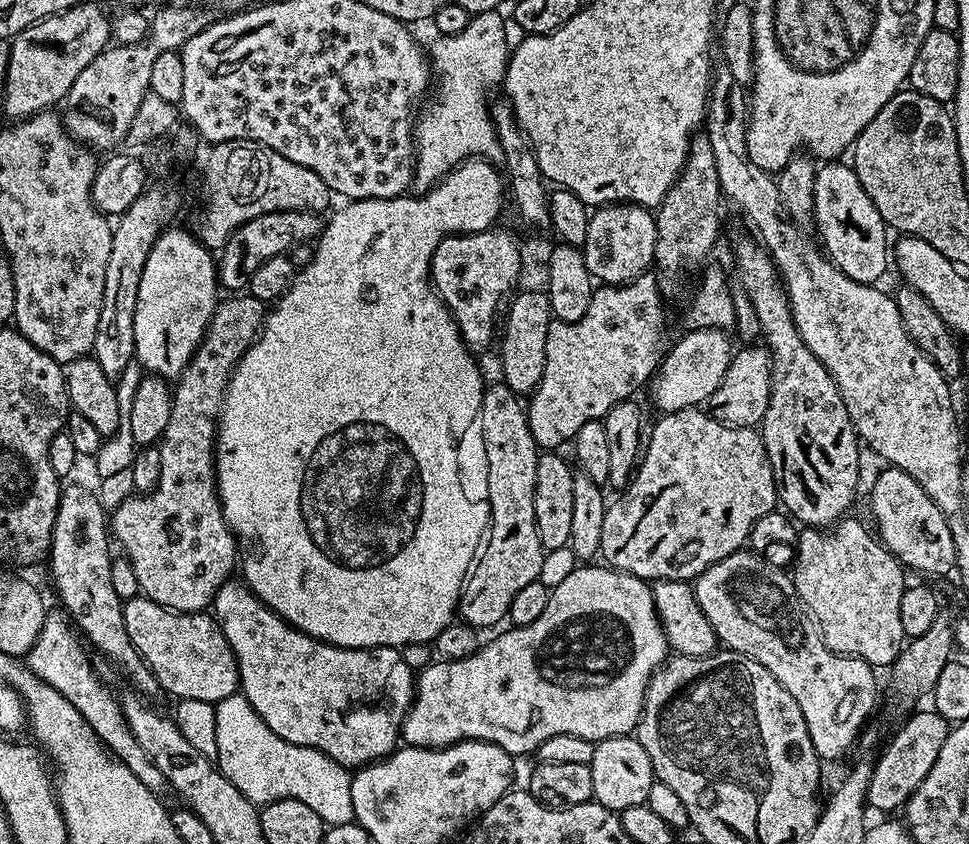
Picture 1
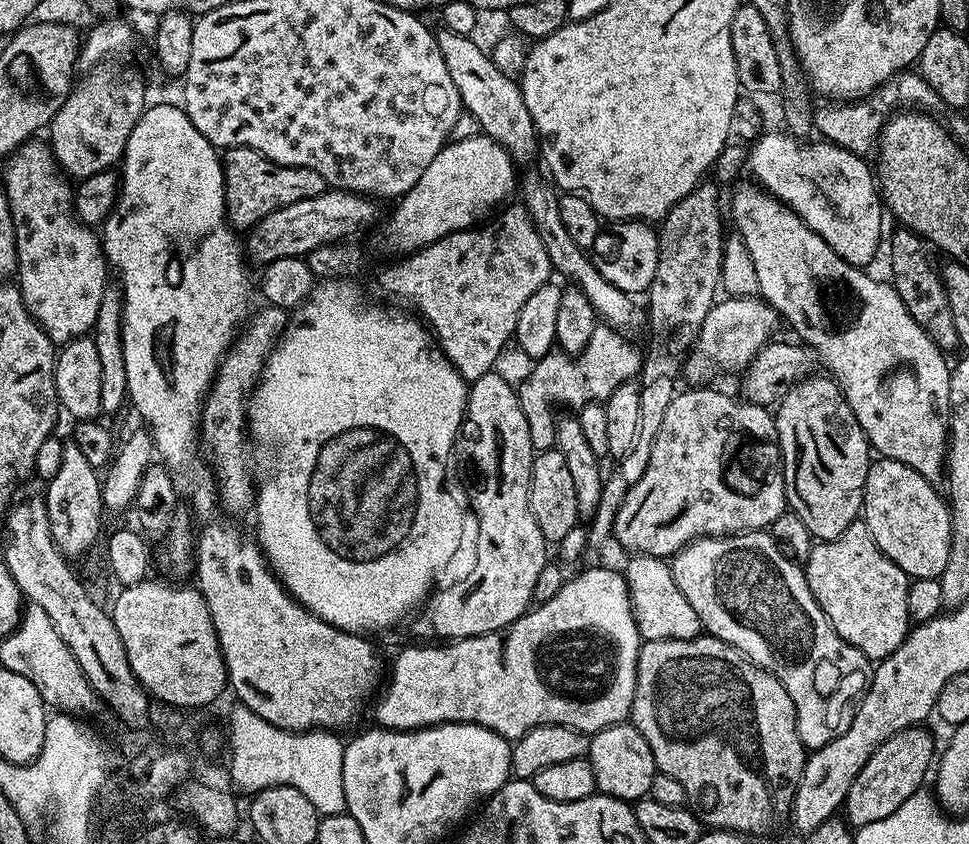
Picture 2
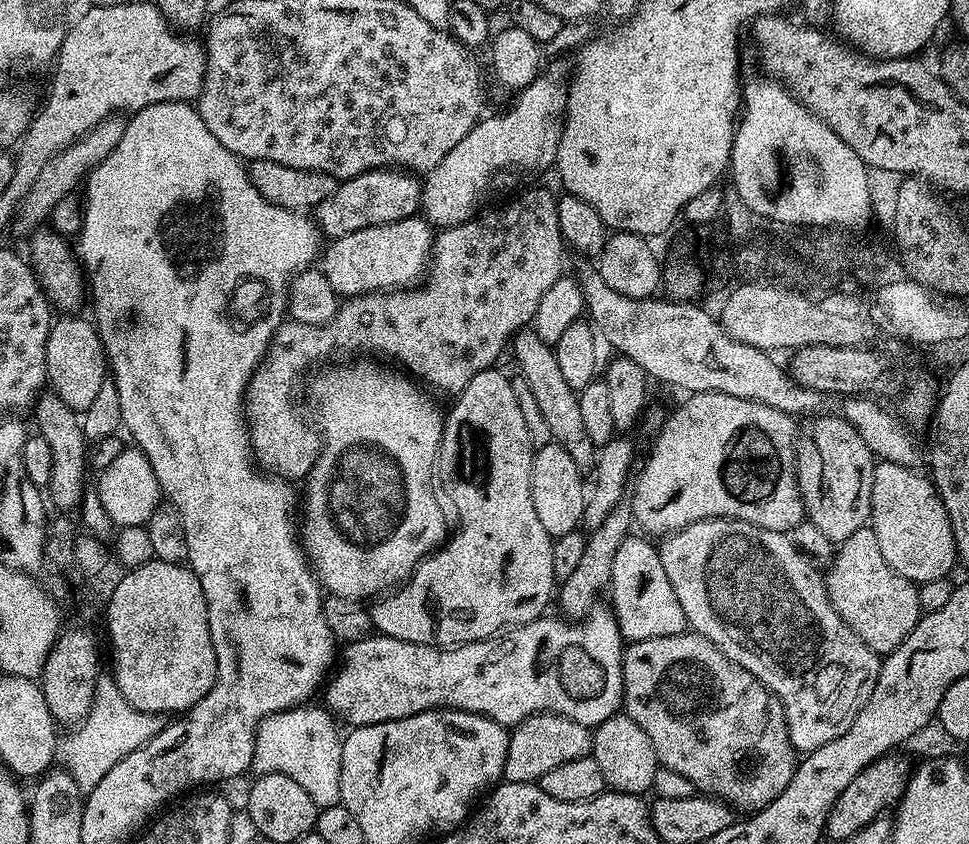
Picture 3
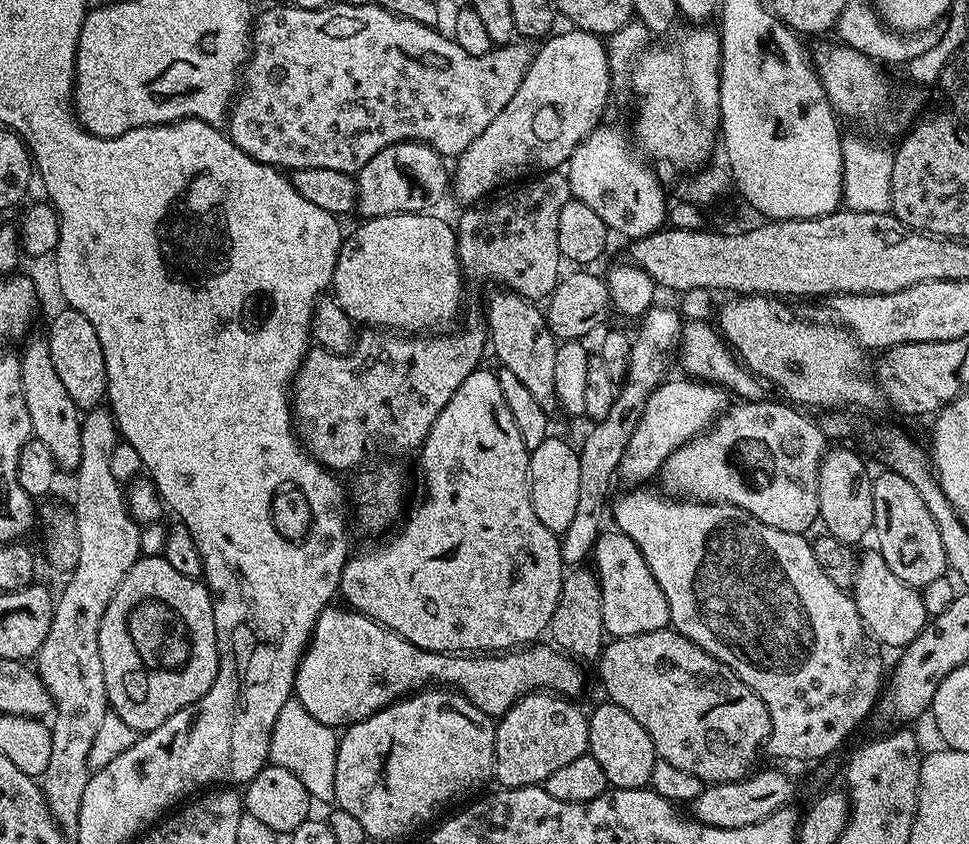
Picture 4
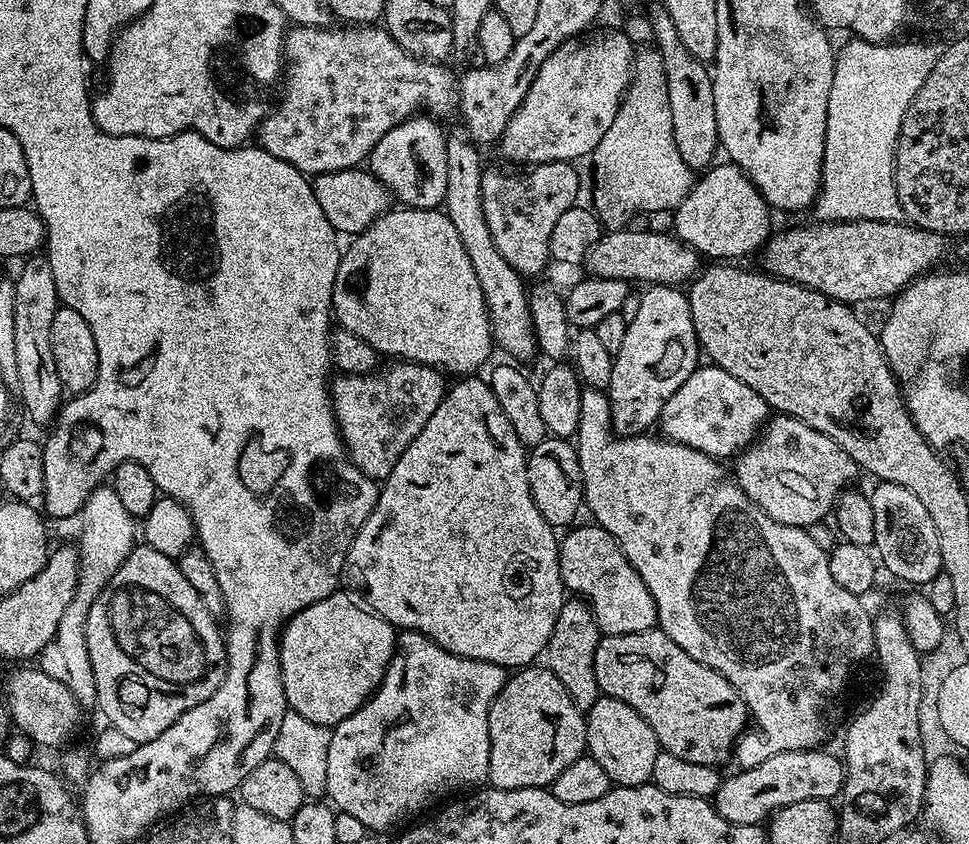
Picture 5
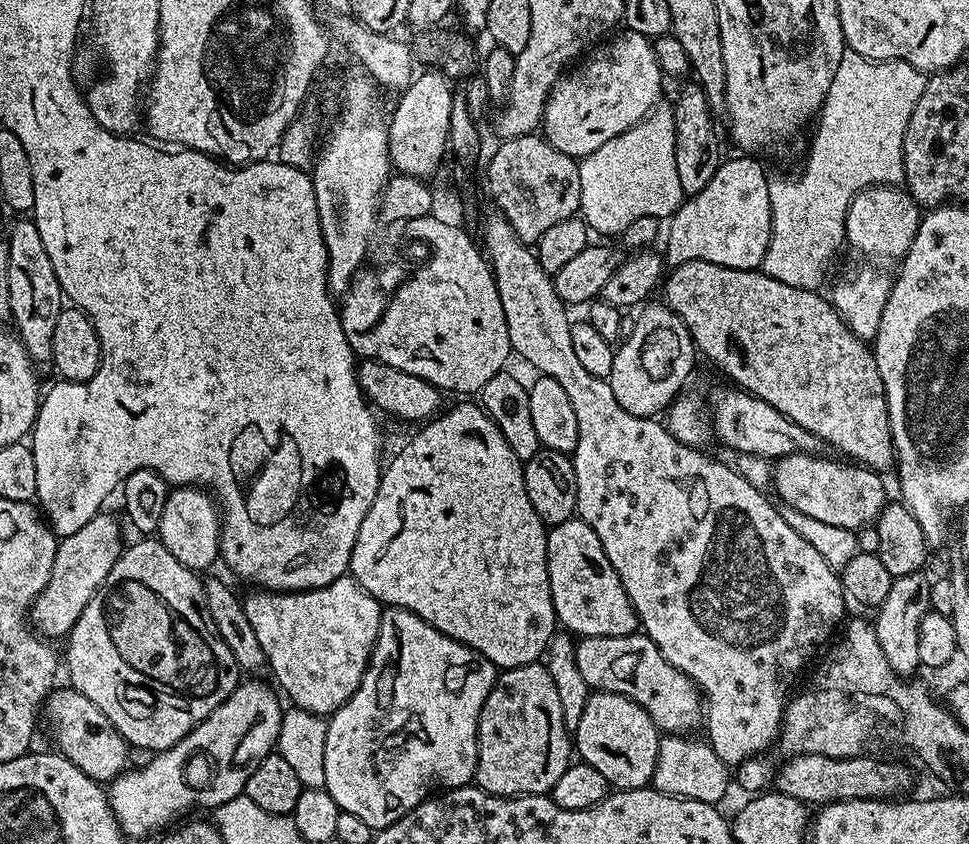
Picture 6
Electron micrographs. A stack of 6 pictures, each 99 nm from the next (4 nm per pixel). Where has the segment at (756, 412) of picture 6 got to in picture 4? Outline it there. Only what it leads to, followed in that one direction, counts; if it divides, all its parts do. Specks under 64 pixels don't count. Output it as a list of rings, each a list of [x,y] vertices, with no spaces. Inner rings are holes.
[[[681,377],[676,380],[672,380],[673,378],[665,379],[647,399],[646,409],[642,412],[642,418],[639,419],[637,429],[634,430],[630,441],[626,444],[626,450],[622,454],[622,461],[619,462],[617,468],[617,477],[620,482],[626,482],[625,485],[638,486],[649,483],[648,480],[655,477],[655,470],[663,467],[666,458],[678,446],[684,445],[687,441],[707,431],[727,409],[730,396],[721,385],[708,384],[695,378]]]

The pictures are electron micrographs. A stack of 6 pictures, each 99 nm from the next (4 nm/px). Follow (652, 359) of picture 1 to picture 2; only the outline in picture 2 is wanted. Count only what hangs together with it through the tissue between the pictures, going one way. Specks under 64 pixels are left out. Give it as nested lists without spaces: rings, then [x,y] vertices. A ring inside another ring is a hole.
[[[598,326],[590,334],[590,342],[586,342],[580,355],[571,357],[567,352],[553,350],[531,365],[532,373],[528,380],[518,384],[518,395],[522,414],[526,414],[526,426],[530,426],[533,453],[554,447],[558,419],[556,407],[559,404],[564,410],[579,410],[587,404],[599,404],[608,400],[618,386],[629,383],[639,373],[642,352],[628,340],[631,339],[623,332]]]

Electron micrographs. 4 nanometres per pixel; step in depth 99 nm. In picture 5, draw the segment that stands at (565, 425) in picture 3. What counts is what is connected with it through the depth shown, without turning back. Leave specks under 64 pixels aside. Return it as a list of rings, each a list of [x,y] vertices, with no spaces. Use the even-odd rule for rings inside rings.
[[[456,126],[446,136],[446,194],[443,211],[447,212],[450,222],[454,222],[454,230],[458,230],[458,238],[462,238],[462,246],[466,246],[466,254],[470,258],[470,266],[474,266],[474,274],[478,274],[478,286],[482,286],[482,298],[488,307],[488,317],[492,323],[492,339],[504,352],[509,352],[516,362],[528,360],[537,355],[536,335],[532,325],[532,311],[528,309],[529,291],[525,288],[525,277],[514,271],[510,262],[502,258],[498,246],[494,246],[494,238],[490,238],[490,226],[486,226],[486,218],[482,210],[482,174],[485,161],[480,161],[481,149],[477,147],[471,136],[463,127]]]

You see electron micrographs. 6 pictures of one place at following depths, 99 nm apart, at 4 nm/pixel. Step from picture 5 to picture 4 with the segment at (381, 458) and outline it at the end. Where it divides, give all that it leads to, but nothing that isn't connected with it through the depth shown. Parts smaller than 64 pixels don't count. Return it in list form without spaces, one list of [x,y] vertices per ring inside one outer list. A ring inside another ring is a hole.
[[[483,327],[452,331],[397,334],[392,330],[364,330],[357,335],[347,356],[339,356],[319,346],[309,347],[290,385],[294,427],[307,452],[325,468],[340,473],[374,459],[384,447],[419,449],[446,402],[454,398],[454,390],[470,378],[473,370],[481,367],[484,352],[486,356]]]

